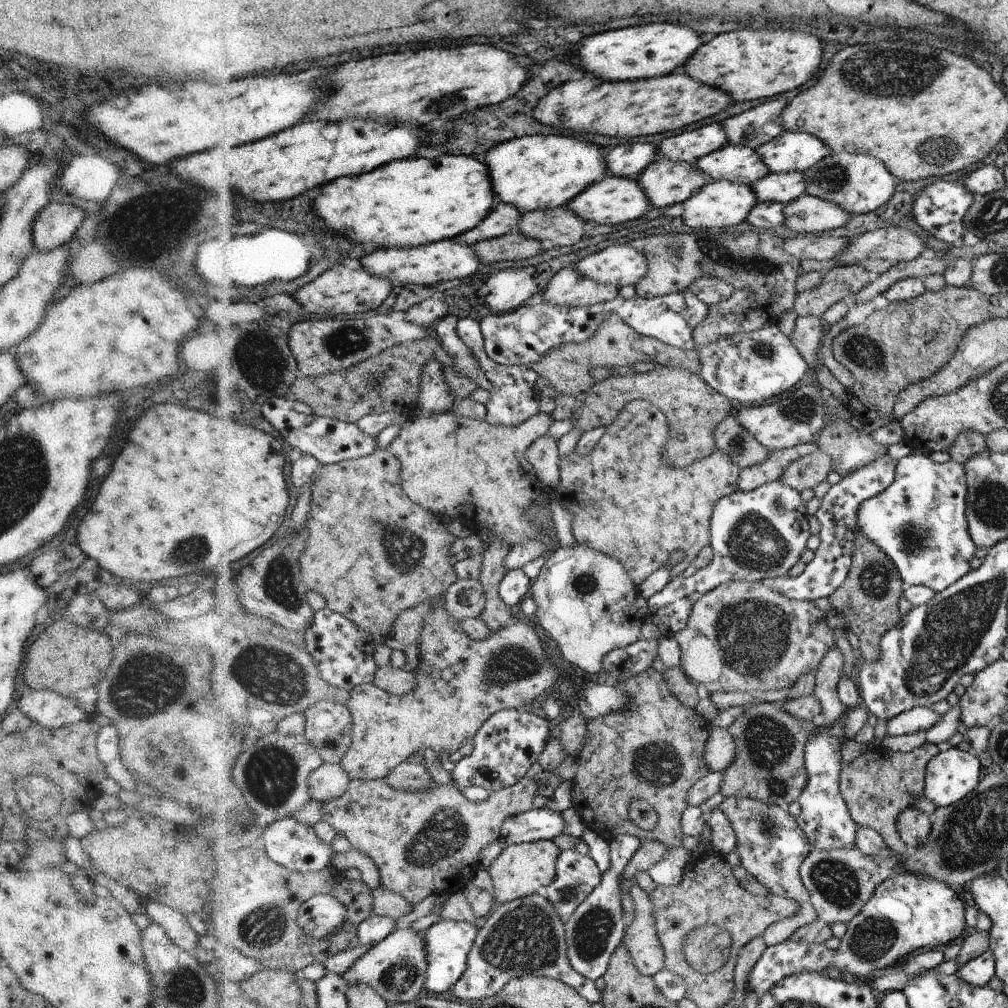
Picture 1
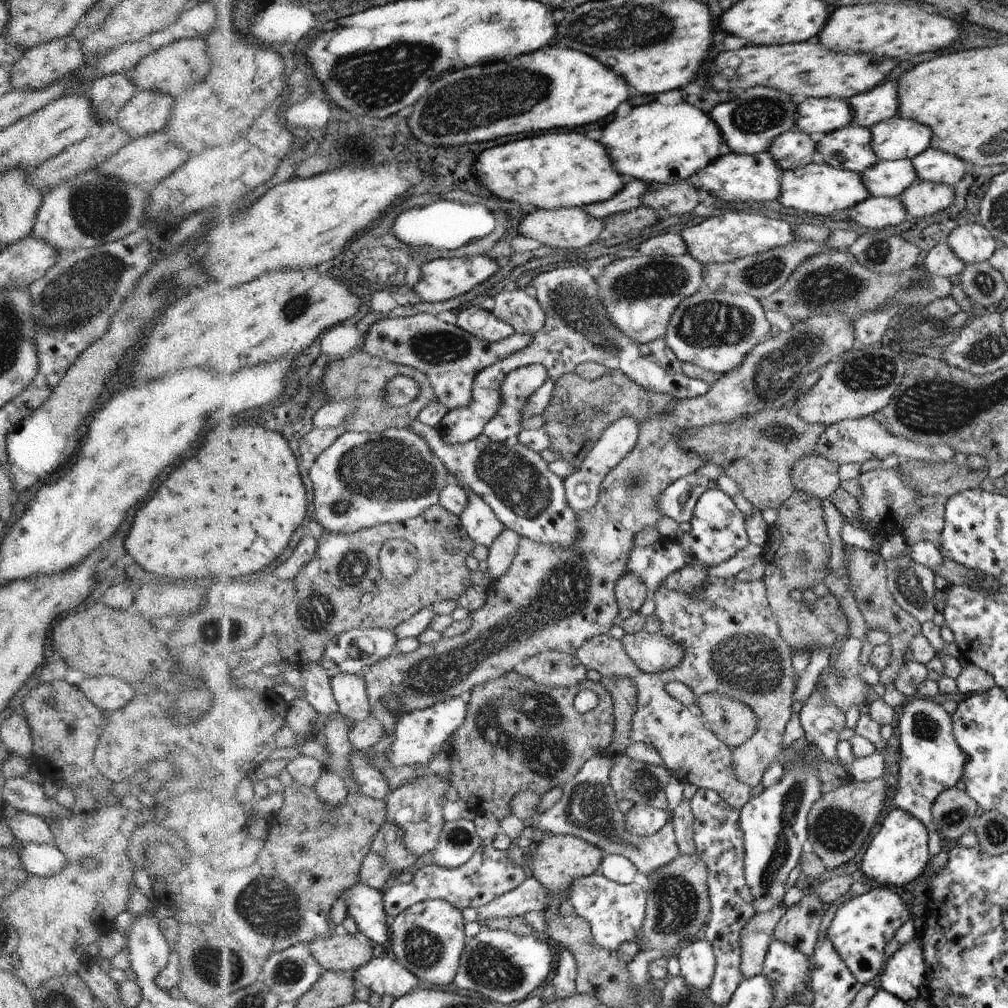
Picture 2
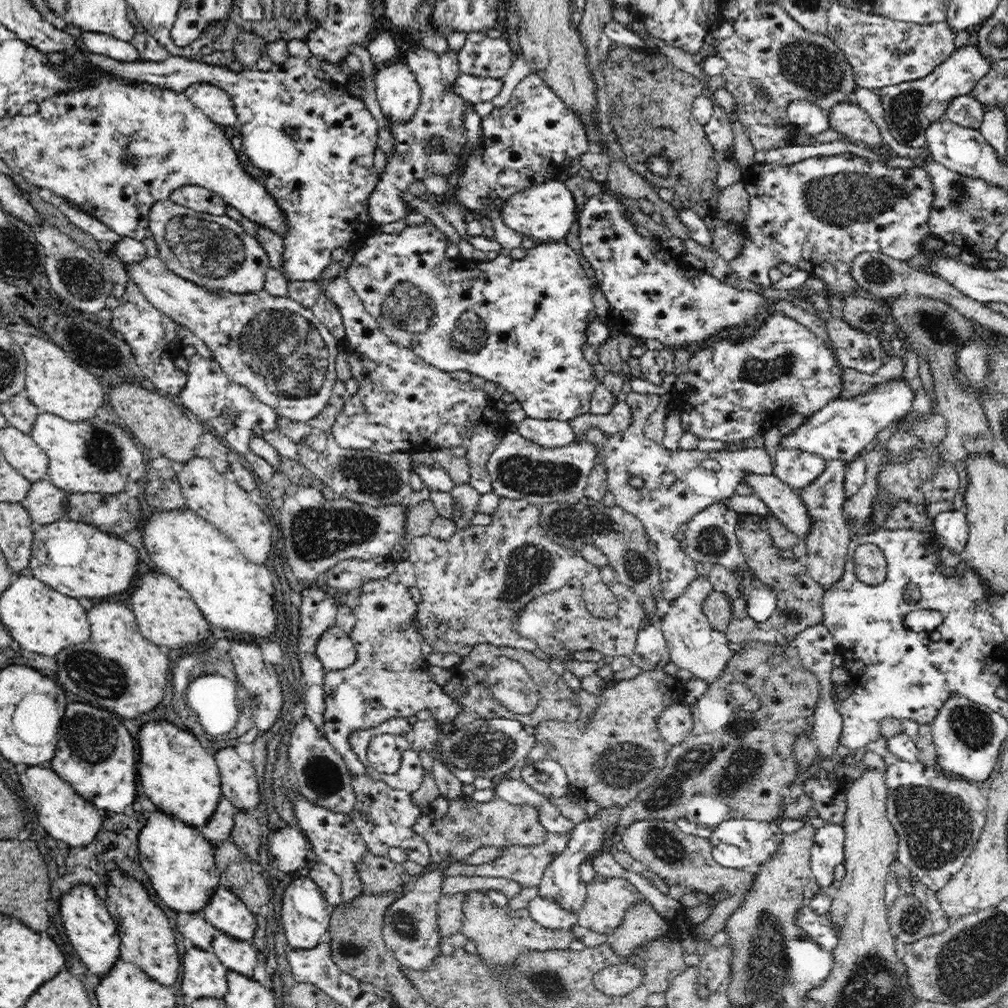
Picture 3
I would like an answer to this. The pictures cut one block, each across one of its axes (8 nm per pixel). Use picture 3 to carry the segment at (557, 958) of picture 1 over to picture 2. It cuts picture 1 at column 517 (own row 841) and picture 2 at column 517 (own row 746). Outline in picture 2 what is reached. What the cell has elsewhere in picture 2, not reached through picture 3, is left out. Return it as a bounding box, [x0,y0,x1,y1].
[384,842,528,920]

